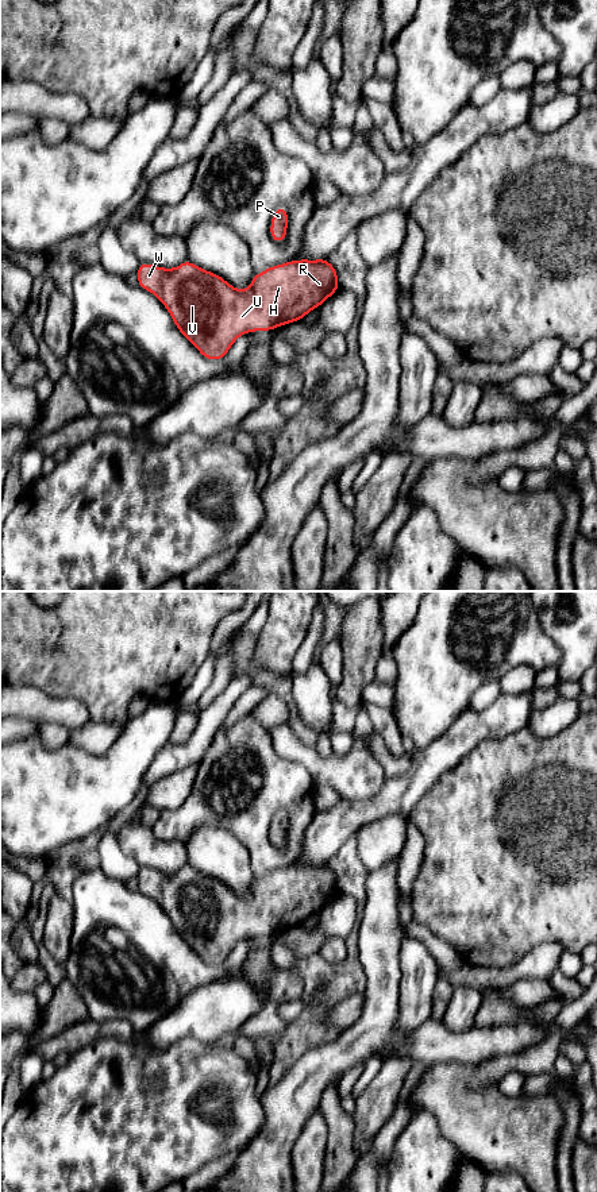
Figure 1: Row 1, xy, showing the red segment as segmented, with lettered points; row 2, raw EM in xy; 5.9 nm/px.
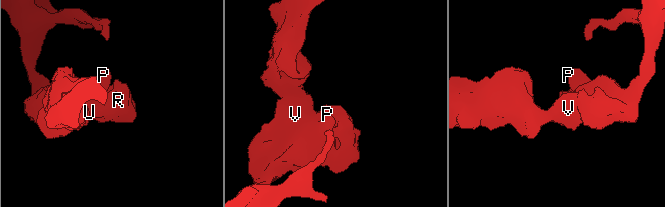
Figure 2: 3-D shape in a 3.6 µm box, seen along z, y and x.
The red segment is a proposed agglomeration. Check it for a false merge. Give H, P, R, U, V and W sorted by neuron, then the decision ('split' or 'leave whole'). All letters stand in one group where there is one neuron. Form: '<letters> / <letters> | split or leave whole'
H P R U V W | leave whole

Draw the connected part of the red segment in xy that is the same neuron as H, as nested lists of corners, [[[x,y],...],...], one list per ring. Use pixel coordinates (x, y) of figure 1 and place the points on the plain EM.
[[[298,864],[254,879],[251,890],[235,894],[224,883],[185,865],[173,873],[140,868],[138,890],[153,898],[170,918],[177,934],[209,965],[223,964],[235,945],[257,936],[273,936],[301,923],[338,894],[336,873],[327,864]]]

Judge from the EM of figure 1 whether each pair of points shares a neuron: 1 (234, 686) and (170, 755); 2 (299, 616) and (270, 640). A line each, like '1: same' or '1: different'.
1: same
2: same

